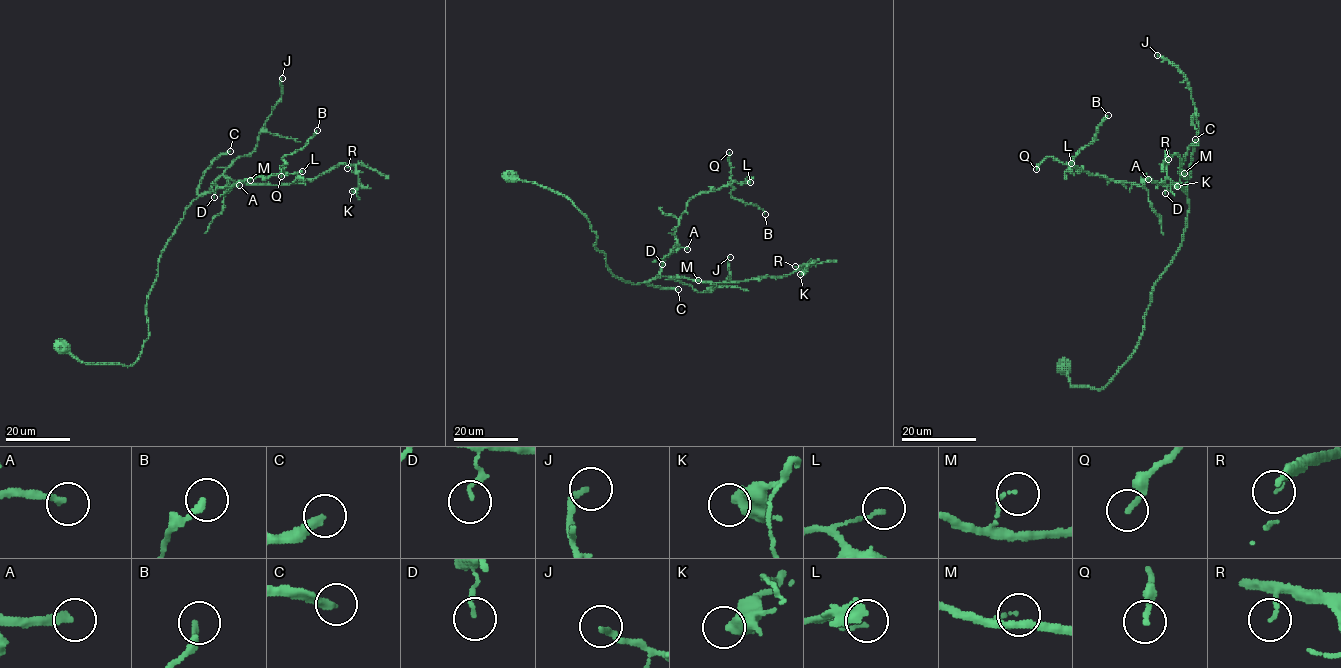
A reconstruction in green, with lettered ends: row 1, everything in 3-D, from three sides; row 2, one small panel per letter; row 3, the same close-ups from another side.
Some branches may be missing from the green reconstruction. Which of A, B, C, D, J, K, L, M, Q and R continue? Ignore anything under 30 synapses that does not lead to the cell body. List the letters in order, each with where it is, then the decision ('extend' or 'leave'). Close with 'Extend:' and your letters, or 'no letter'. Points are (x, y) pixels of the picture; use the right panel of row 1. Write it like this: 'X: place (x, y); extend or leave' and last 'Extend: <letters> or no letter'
A: place (1148, 179); extend
B: place (1108, 115); leave
C: place (1195, 139); extend
D: place (1165, 193); leave
J: place (1157, 55); extend
K: place (1177, 186); leave
L: place (1071, 163); leave
M: place (1184, 173); leave
Q: place (1036, 169); leave
R: place (1168, 159); leave
Extend: A, C, J

